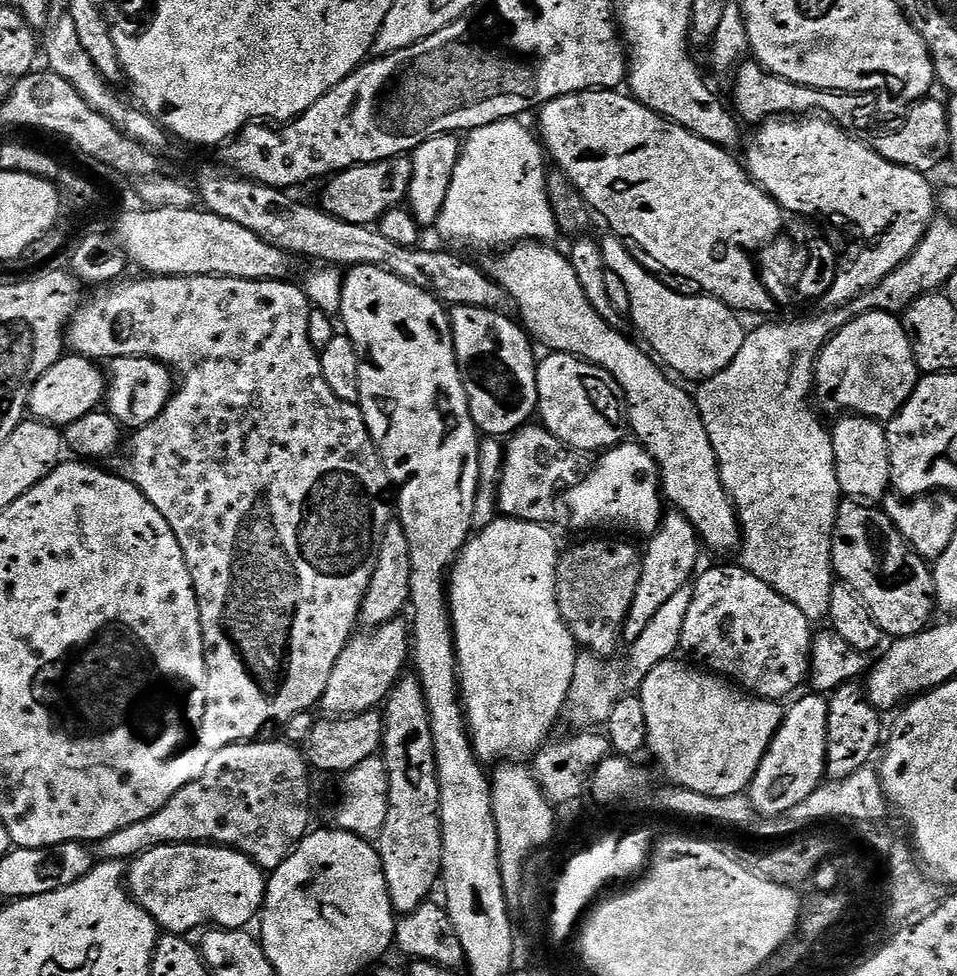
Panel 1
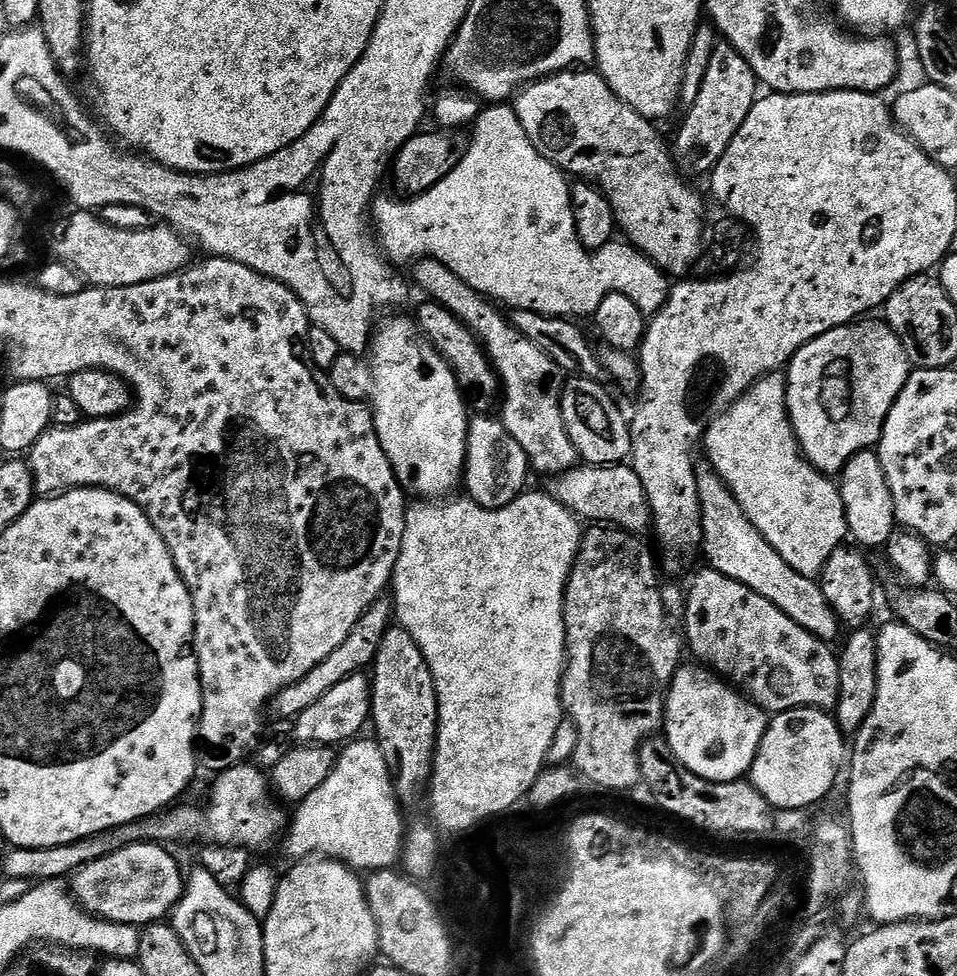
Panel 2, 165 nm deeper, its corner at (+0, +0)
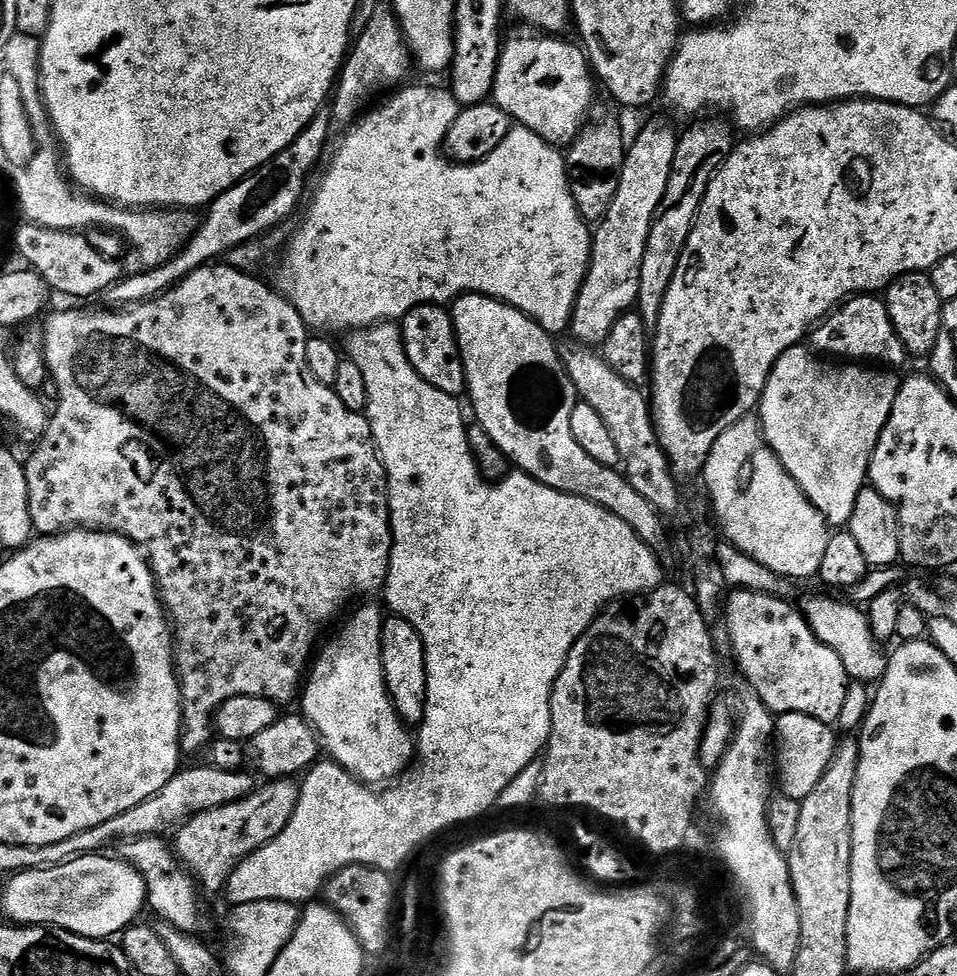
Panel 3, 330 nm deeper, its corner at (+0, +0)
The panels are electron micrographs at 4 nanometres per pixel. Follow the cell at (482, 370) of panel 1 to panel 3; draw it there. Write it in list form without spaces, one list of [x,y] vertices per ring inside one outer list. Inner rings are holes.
[[[419,304],[404,315],[399,325],[406,358],[410,358],[410,366],[414,366],[417,374],[426,382],[430,382],[430,386],[442,390],[442,394],[459,397],[466,388],[464,363],[456,341],[451,311],[439,304]]]

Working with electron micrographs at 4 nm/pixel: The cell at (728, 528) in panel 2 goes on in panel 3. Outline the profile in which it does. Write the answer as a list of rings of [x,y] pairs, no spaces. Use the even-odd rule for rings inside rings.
[[[808,596],[804,601],[799,601],[798,607],[804,613],[810,630],[838,658],[842,658],[842,666],[846,666],[846,674],[852,682],[878,682],[884,677],[884,671],[888,665],[888,656],[883,652],[881,641],[872,637],[872,627],[868,621],[867,611],[847,599],[831,600],[828,596]]]

